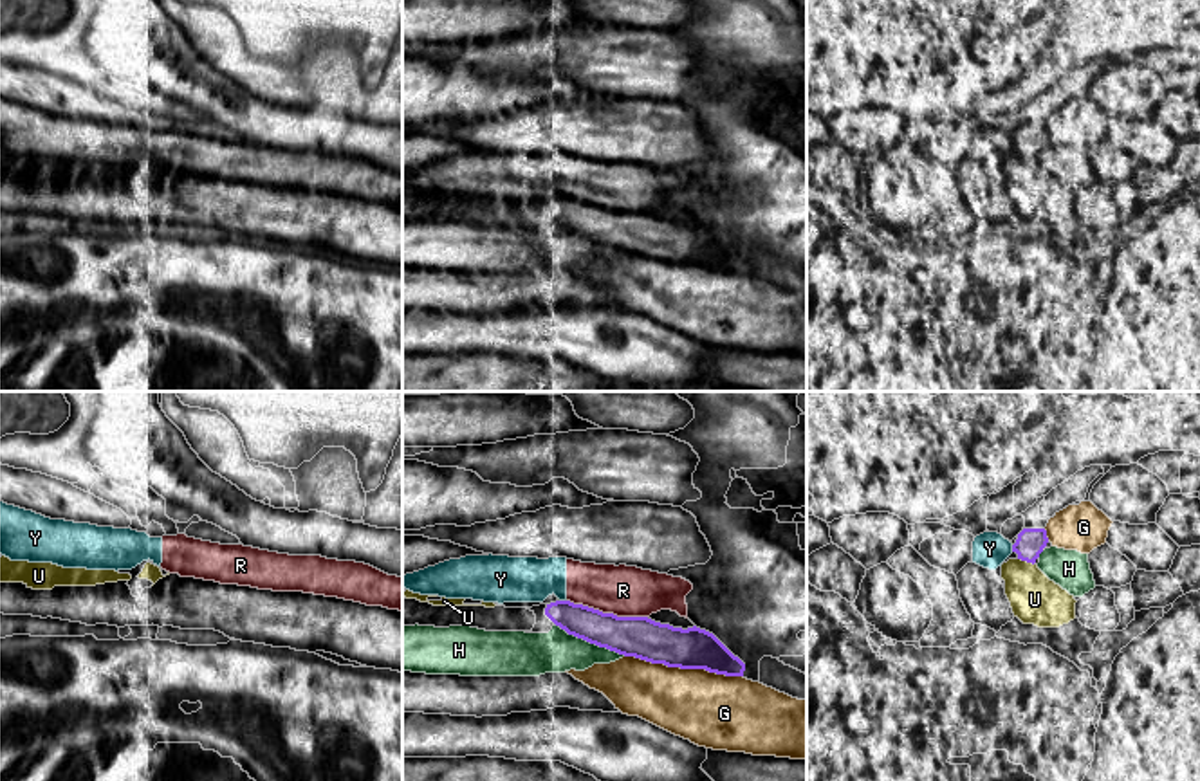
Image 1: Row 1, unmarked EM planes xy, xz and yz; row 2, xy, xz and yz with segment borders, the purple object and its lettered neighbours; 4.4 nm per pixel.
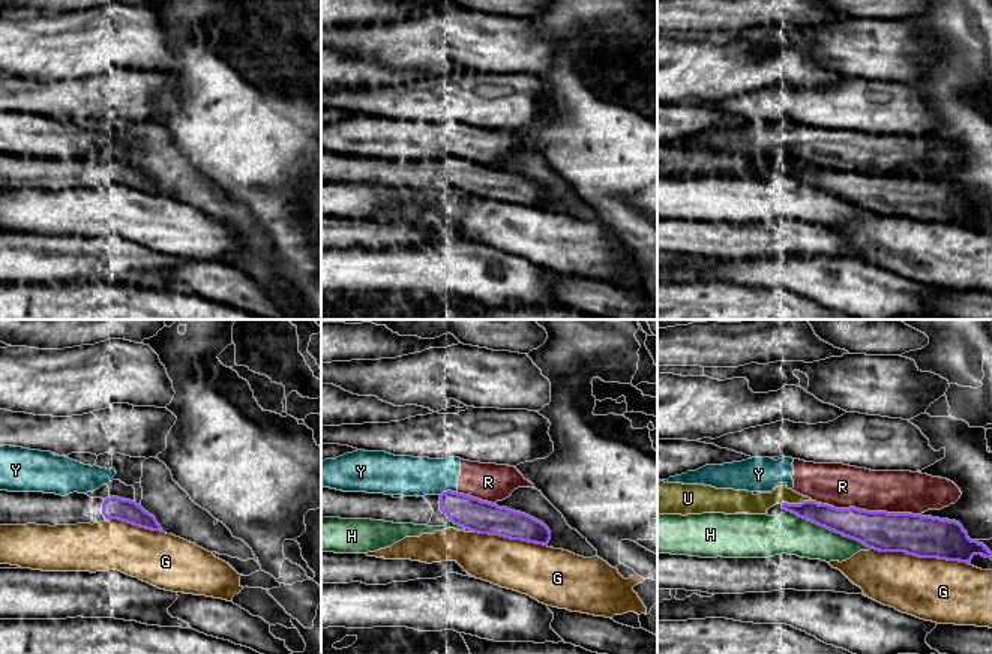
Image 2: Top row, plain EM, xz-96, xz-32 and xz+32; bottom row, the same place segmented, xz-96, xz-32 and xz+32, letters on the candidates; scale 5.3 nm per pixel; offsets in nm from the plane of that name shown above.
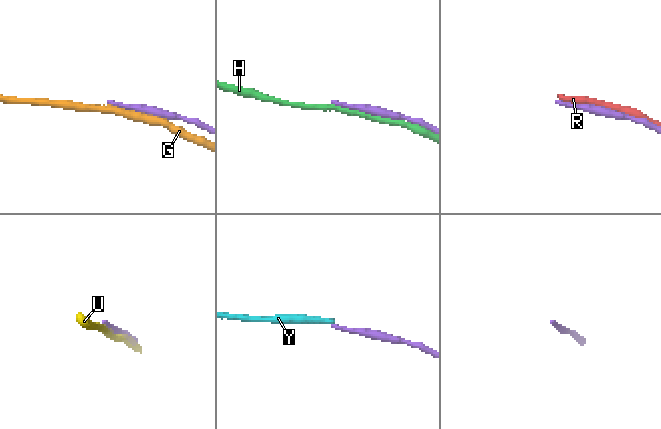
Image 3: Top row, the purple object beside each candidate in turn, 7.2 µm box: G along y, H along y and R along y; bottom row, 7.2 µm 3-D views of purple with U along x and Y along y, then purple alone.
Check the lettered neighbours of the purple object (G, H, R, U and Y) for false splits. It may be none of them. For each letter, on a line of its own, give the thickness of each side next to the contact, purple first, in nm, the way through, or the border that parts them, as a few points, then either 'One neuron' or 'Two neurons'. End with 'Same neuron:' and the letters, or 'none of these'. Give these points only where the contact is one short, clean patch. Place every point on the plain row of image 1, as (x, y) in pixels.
G: Thickness 190 nm (purple) against 340 nm. Two neurons
H: Thickness 190 nm (purple) against 190 nm. Two neurons
R: Thickness 190 nm (purple) against 220 nm. Two neurons
U: Thickness 130 nm (purple) against 220 nm. Two neurons
Y: Thickness 160 nm (purple) against 200 nm. Two neurons
Same neuron: none of these

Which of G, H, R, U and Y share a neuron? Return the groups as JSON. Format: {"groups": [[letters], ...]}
{"groups": [["G"], ["H"], ["R", "Y"], ["U"]]}

